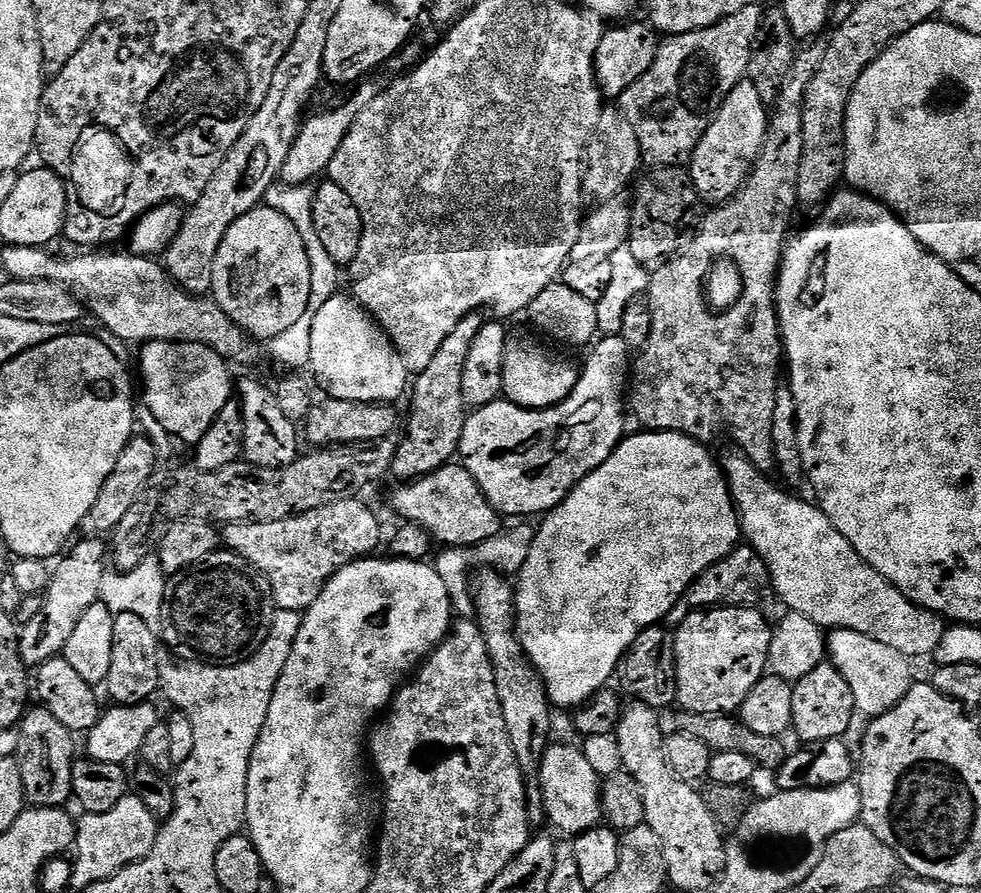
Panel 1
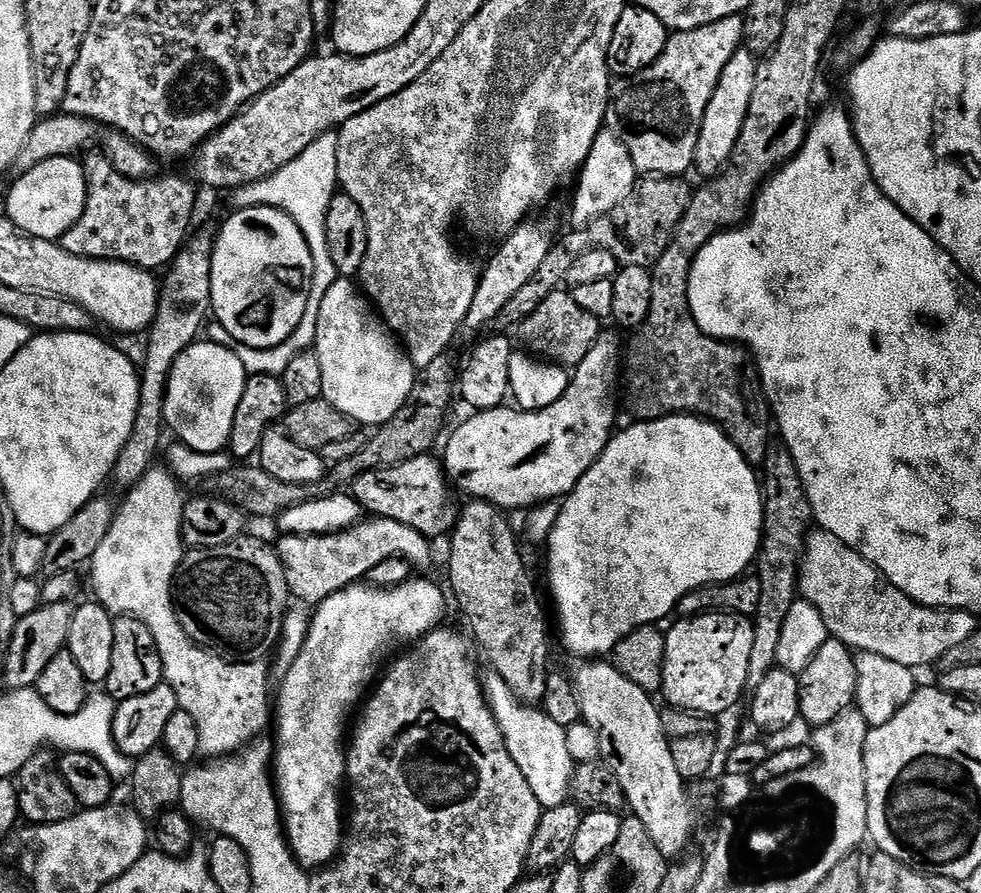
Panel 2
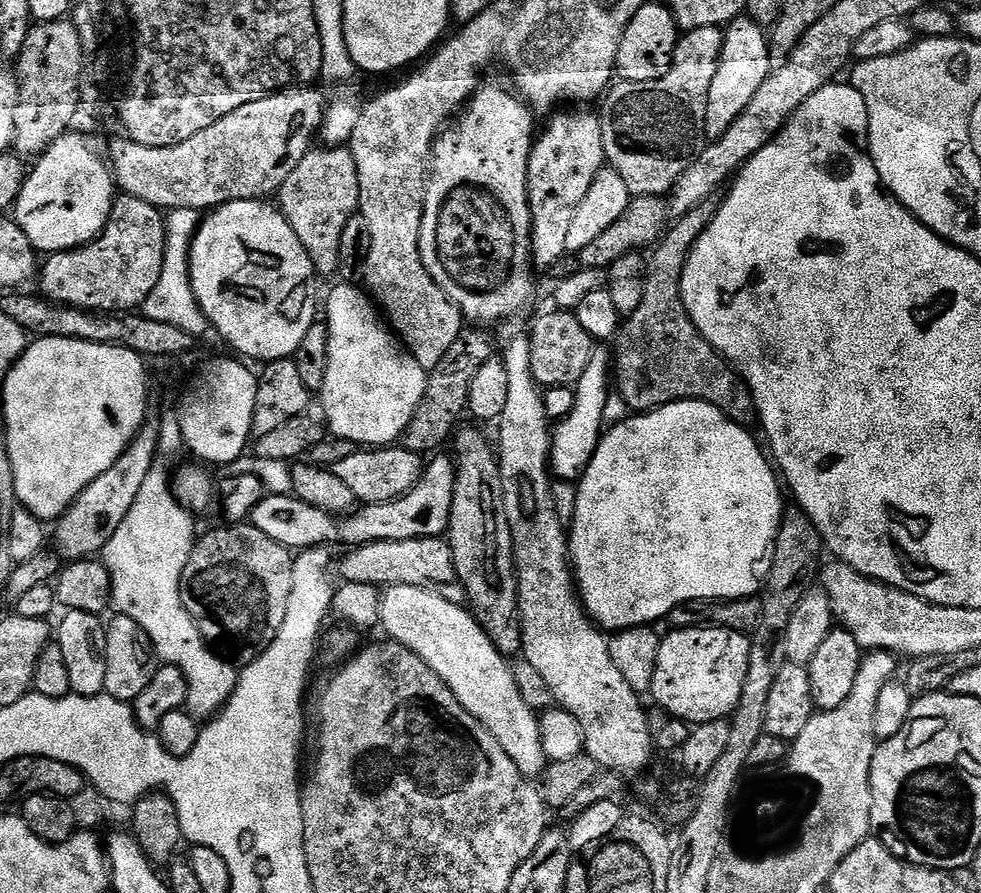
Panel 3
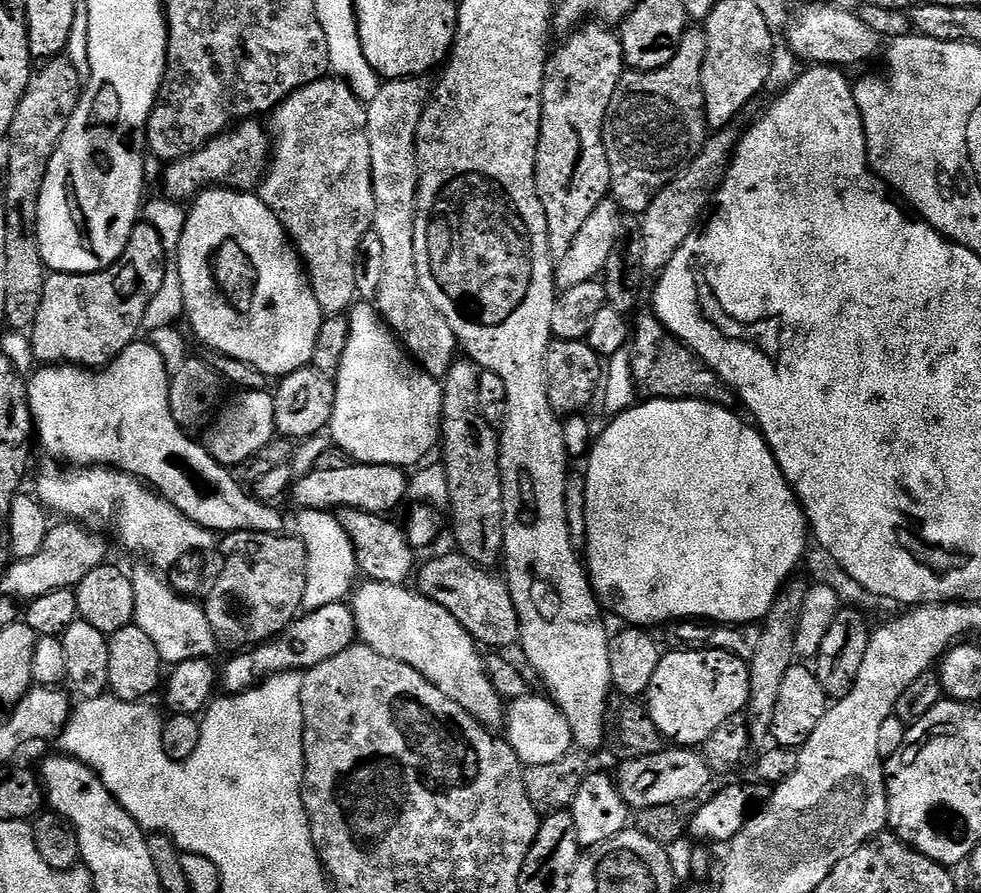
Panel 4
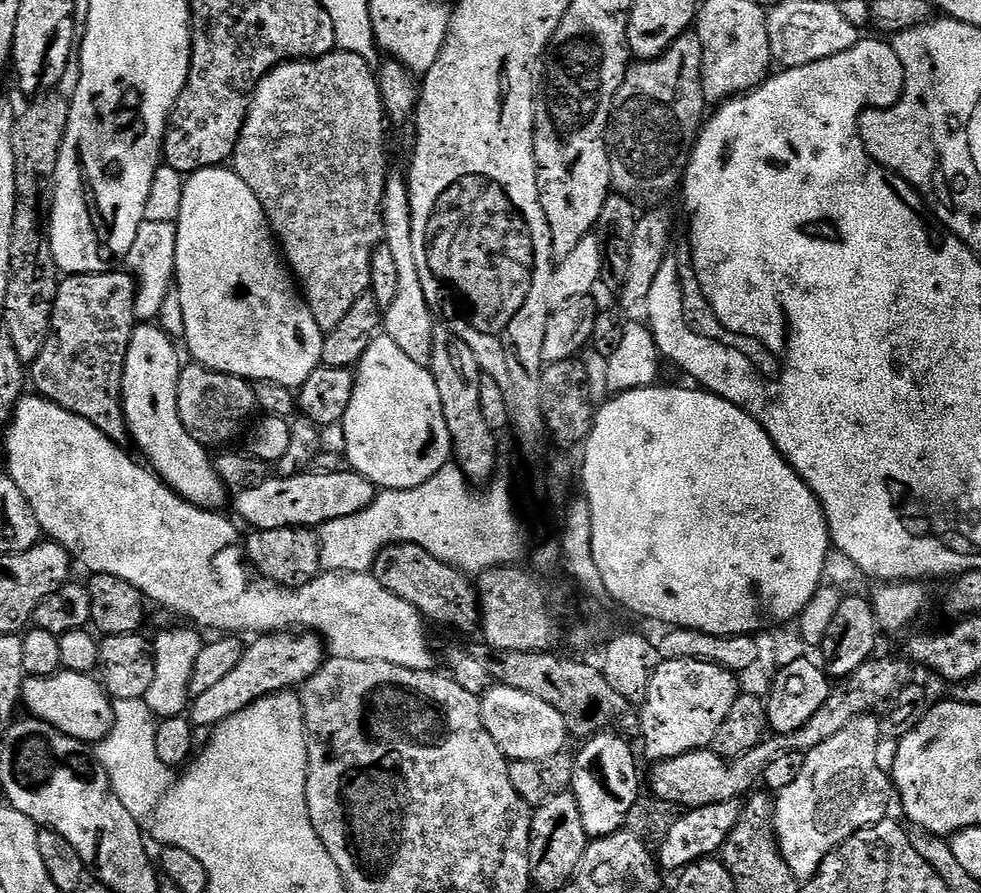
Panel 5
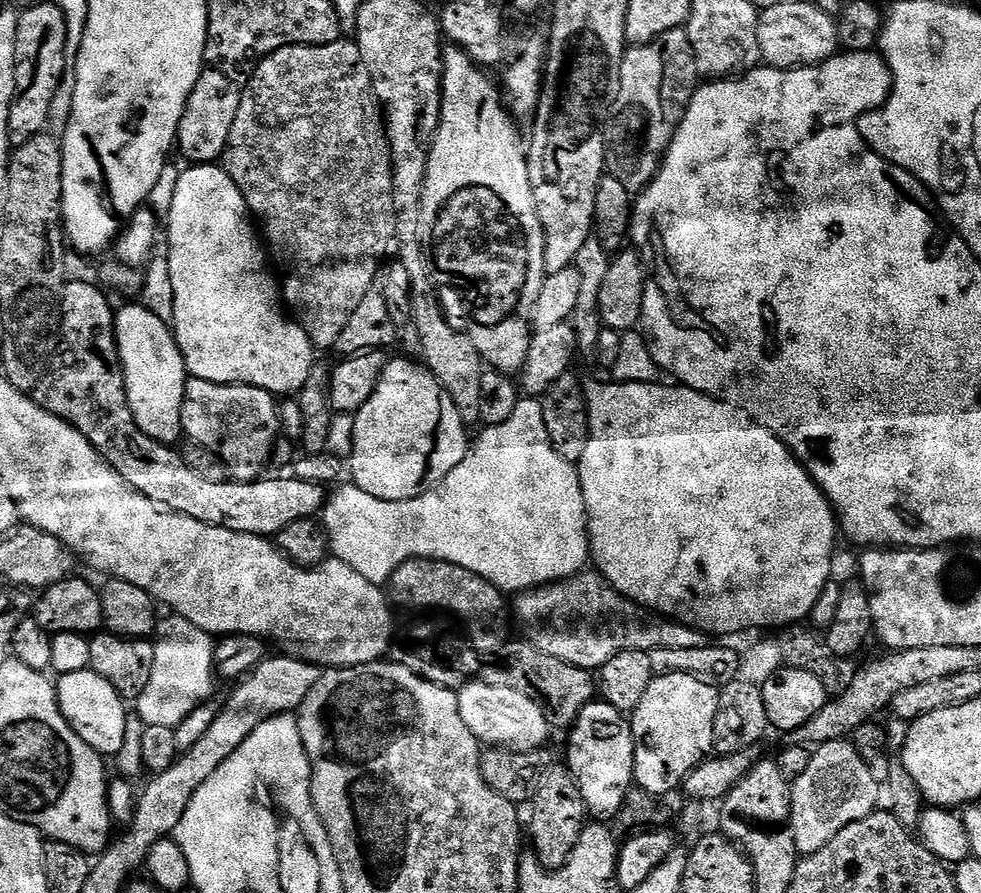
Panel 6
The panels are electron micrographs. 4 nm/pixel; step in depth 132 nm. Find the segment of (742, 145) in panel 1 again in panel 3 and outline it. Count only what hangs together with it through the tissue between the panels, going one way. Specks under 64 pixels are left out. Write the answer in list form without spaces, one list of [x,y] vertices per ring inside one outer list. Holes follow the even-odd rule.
[[[747,18],[733,20],[723,29],[724,45],[718,62],[718,70],[714,70],[714,82],[710,82],[710,94],[706,102],[706,122],[704,135],[709,141],[718,139],[726,130],[730,130],[734,118],[750,106],[750,98],[758,94],[758,86],[766,82],[769,72],[774,67],[770,55],[770,40],[765,29]]]

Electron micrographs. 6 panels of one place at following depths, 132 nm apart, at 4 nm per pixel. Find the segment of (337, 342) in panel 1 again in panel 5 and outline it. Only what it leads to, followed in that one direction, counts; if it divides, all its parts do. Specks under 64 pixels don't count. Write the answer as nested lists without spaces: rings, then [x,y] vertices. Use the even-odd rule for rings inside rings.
[[[378,334],[370,342],[370,346],[366,350],[366,354],[362,354],[359,364],[355,365],[354,375],[354,394],[350,398],[350,406],[346,410],[342,421],[346,436],[346,460],[349,460],[351,471],[362,474],[371,484],[376,485],[377,489],[390,491],[406,491],[411,488],[422,486],[422,482],[426,482],[430,478],[434,478],[434,474],[438,474],[438,470],[442,470],[453,459],[452,455],[452,439],[450,438],[450,430],[446,426],[446,414],[442,414],[442,398],[438,398],[438,382],[434,382],[431,367],[413,362],[412,359],[400,349],[394,338],[390,338],[387,334]]]

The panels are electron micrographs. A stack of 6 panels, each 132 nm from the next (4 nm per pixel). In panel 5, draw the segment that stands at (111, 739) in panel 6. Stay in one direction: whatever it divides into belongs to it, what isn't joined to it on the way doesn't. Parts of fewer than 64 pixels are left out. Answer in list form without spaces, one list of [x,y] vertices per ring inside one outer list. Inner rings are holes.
[[[62,670],[50,677],[27,677],[21,688],[21,703],[35,719],[46,721],[60,733],[88,744],[96,744],[108,736],[112,728],[111,699],[103,685],[91,675]]]

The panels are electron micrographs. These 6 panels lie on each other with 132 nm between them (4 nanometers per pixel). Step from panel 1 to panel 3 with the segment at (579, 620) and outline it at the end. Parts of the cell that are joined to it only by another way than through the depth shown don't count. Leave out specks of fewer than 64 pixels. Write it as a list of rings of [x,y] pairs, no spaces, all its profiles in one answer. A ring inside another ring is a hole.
[[[683,400],[662,406],[655,412],[633,415],[624,423],[609,427],[603,433],[590,466],[578,481],[576,513],[568,541],[570,563],[580,602],[585,612],[601,629],[615,634],[624,632],[628,628],[652,626],[657,623],[655,620],[663,621],[667,618],[675,608],[695,605],[695,600],[700,600],[699,602],[747,600],[761,591],[762,580],[761,577],[756,577],[756,567],[763,560],[765,563],[769,559],[772,549],[776,546],[776,535],[780,530],[780,523],[784,520],[786,503],[784,504],[785,493],[782,491],[782,484],[773,461],[766,455],[761,441],[759,439],[756,441],[750,433],[752,432],[747,427],[726,418],[722,410],[701,400]]]

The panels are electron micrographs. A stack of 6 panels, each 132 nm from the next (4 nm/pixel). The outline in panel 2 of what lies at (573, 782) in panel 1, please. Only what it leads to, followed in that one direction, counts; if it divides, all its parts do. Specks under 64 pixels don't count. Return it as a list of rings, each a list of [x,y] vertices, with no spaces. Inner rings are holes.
[[[485,675],[482,683],[488,708],[502,730],[506,750],[510,750],[510,758],[514,758],[518,770],[522,770],[522,778],[530,782],[530,790],[534,790],[534,798],[538,798],[541,809],[547,810],[569,803],[572,776],[576,773],[577,763],[570,758],[570,746],[566,746],[568,729],[558,726],[554,718],[537,707],[521,704],[500,676]]]

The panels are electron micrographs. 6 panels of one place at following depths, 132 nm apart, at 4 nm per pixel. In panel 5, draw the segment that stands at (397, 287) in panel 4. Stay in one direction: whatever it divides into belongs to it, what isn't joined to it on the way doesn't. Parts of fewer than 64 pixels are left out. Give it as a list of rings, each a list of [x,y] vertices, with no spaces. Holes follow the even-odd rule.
[[[389,175],[388,185],[384,191],[384,239],[383,243],[390,246],[390,251],[394,253],[394,262],[398,266],[398,295],[394,298],[394,306],[390,306],[383,313],[382,328],[390,337],[394,338],[394,343],[408,355],[413,362],[418,362],[425,366],[431,365],[432,347],[434,346],[434,334],[437,325],[432,324],[432,308],[429,293],[425,292],[420,275],[418,274],[418,262],[414,262],[414,234],[412,233],[412,211],[410,210],[410,198],[408,197],[408,182],[403,175]]]

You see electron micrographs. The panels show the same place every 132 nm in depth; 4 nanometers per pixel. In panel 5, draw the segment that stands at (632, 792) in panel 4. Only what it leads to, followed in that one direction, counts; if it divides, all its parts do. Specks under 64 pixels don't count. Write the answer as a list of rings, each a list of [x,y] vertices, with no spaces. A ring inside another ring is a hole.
[[[880,659],[868,660],[861,668],[854,670],[852,676],[841,679],[837,683],[840,685],[837,688],[835,685],[829,691],[826,702],[822,702],[822,710],[818,710],[818,714],[814,714],[814,718],[810,718],[810,722],[806,722],[802,730],[794,730],[781,736],[769,735],[761,744],[754,746],[754,750],[730,761],[724,760],[711,750],[701,750],[653,763],[651,795],[674,802],[688,810],[747,797],[761,783],[766,766],[770,766],[774,758],[782,758],[782,754],[791,752],[813,752],[818,746],[822,746],[822,742],[838,734],[838,730],[842,730],[858,717],[867,716],[876,710],[872,708],[878,707],[879,704],[887,705],[893,696],[898,695],[903,688],[910,686],[917,679],[917,669],[907,659]]]

